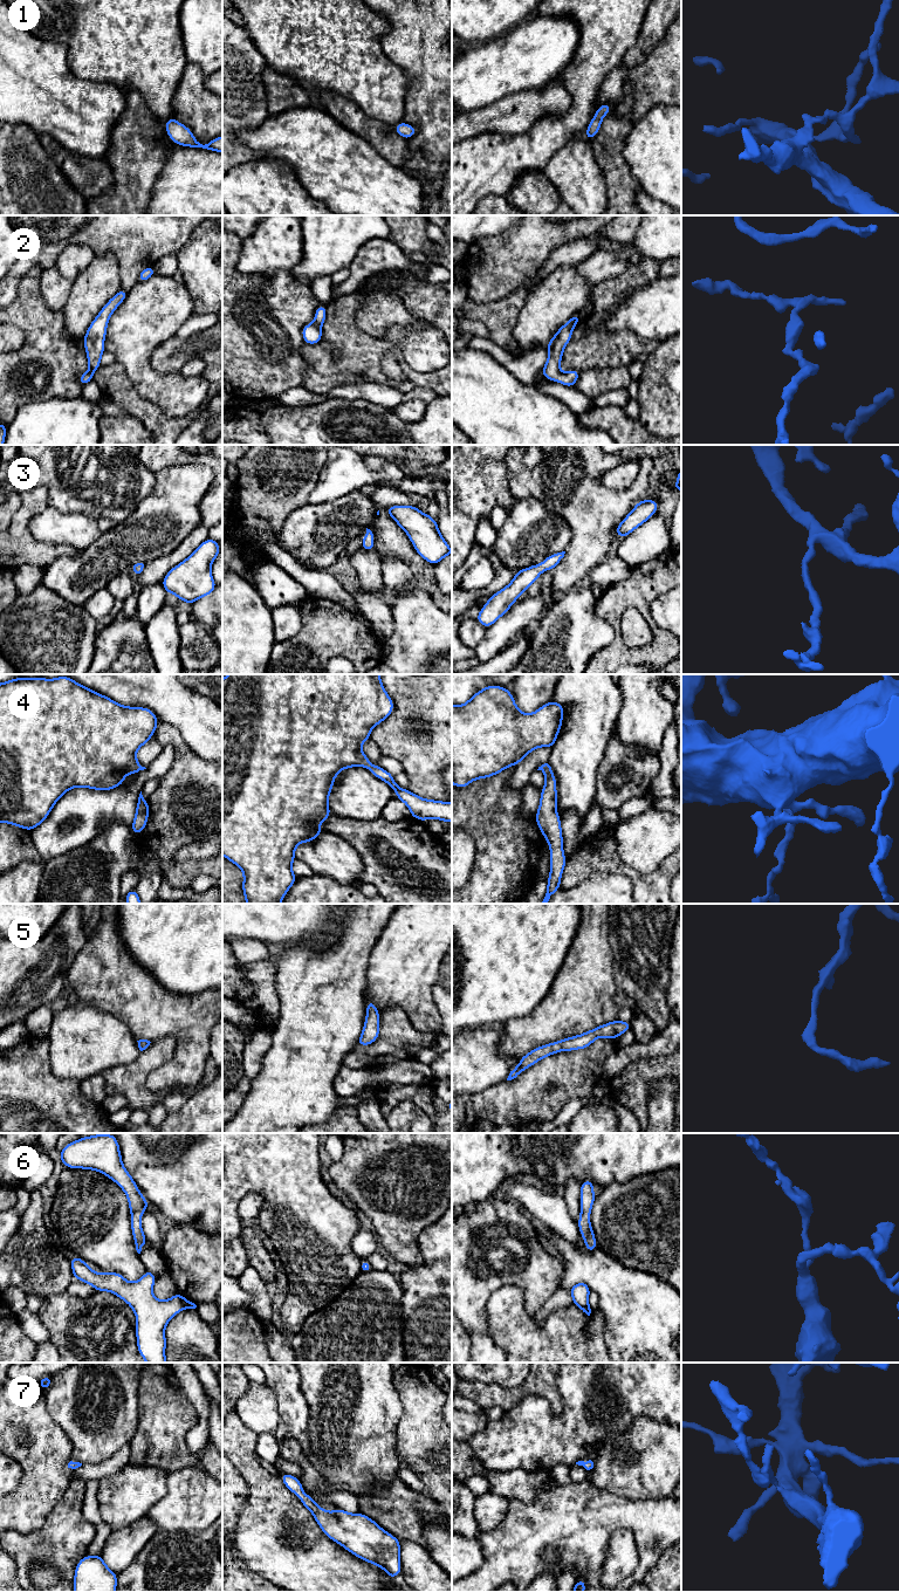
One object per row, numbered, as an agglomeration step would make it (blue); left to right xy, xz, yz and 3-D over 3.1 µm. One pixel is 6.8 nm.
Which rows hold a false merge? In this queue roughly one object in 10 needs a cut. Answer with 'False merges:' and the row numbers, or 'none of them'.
False merges: none of them

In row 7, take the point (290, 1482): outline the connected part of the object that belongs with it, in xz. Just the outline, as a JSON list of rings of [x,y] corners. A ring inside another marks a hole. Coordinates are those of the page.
[[[281,1473],[286,1488],[294,1492],[313,1514],[327,1537],[354,1556],[382,1567],[391,1579],[402,1573],[400,1542],[362,1512],[349,1514],[342,1509],[330,1512],[306,1495],[298,1478]]]

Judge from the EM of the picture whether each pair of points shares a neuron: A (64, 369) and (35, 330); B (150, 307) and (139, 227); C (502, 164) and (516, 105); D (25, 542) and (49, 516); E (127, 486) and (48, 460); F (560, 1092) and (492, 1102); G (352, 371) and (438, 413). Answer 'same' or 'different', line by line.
A: same
B: different
C: different
D: different
E: same
F: same
G: different

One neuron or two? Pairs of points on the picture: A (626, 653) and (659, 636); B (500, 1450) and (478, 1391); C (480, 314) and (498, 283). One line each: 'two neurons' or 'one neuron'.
A: one neuron
B: two neurons
C: two neurons

